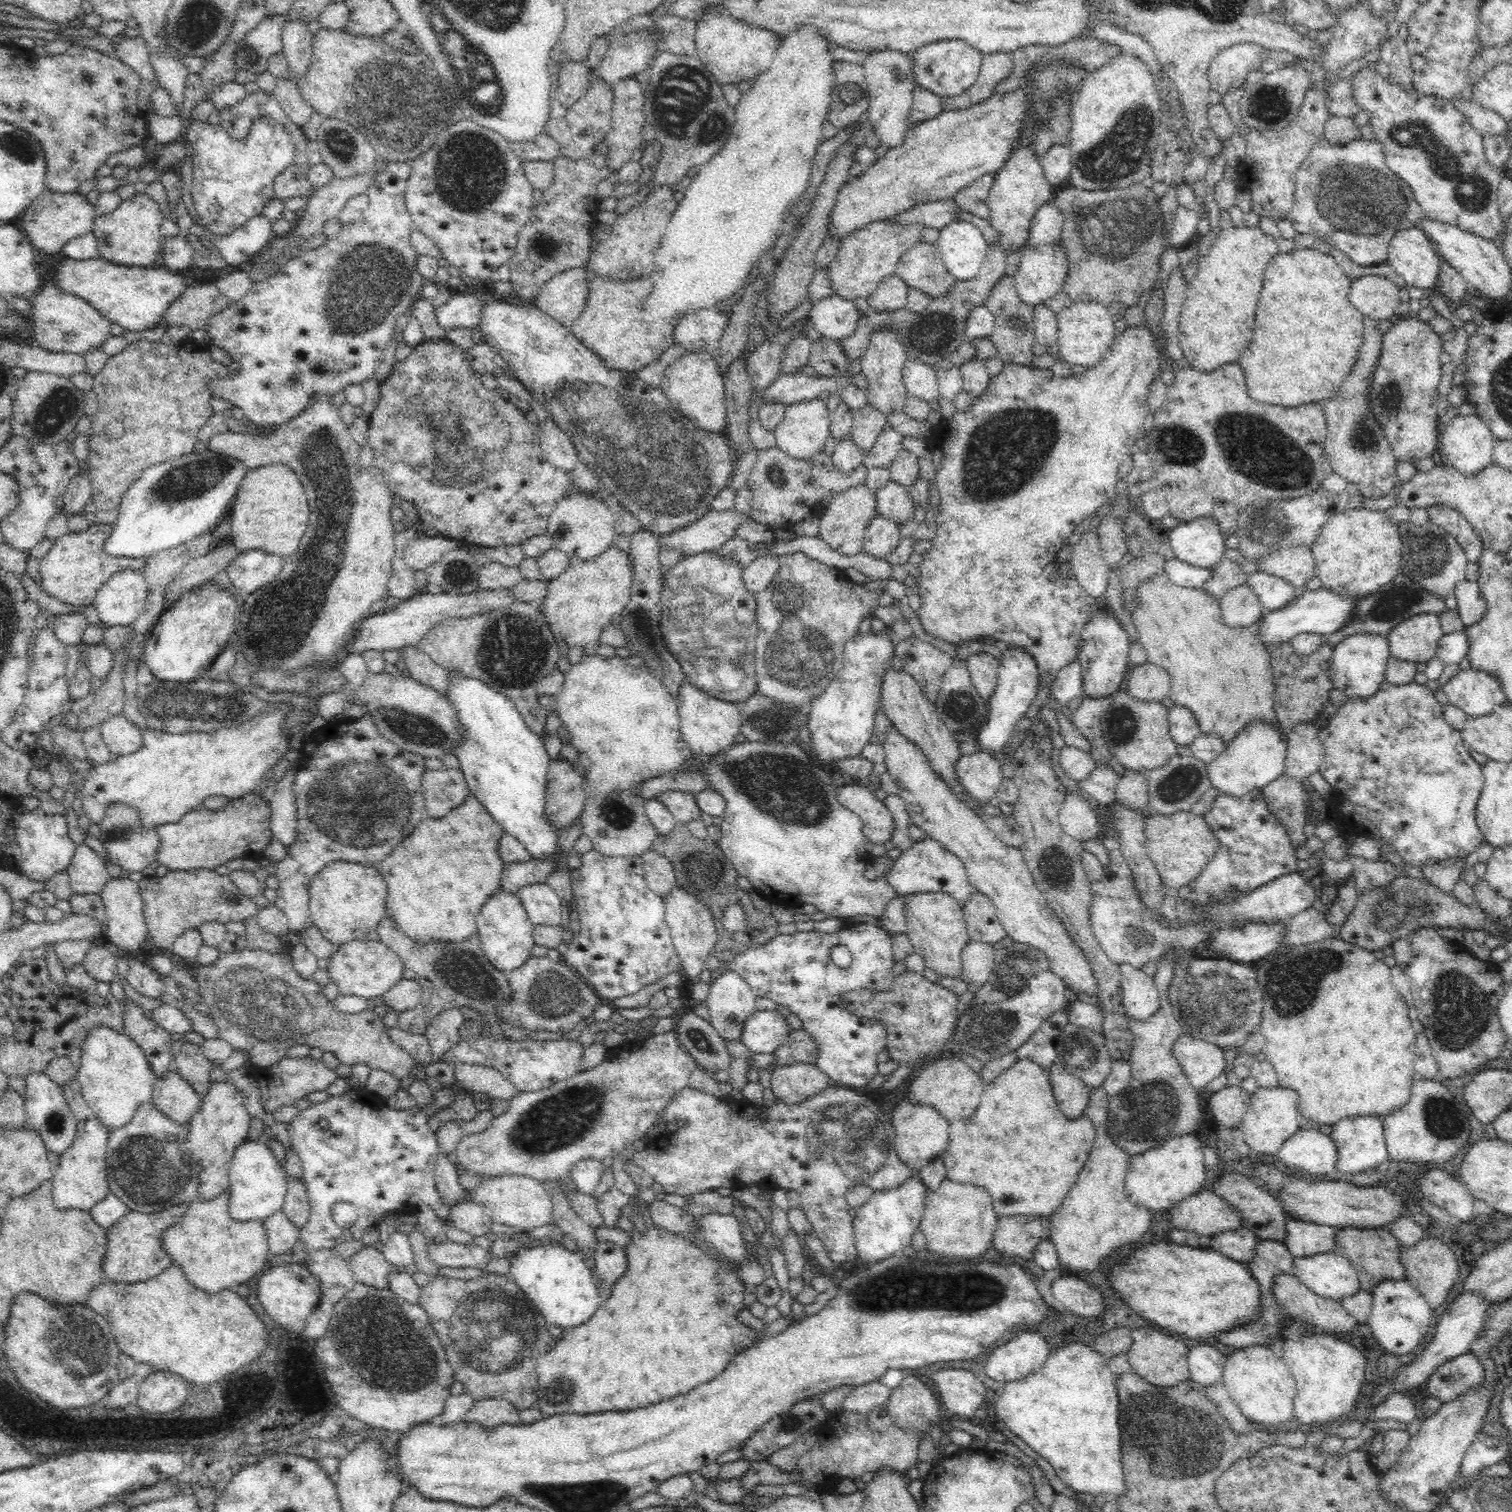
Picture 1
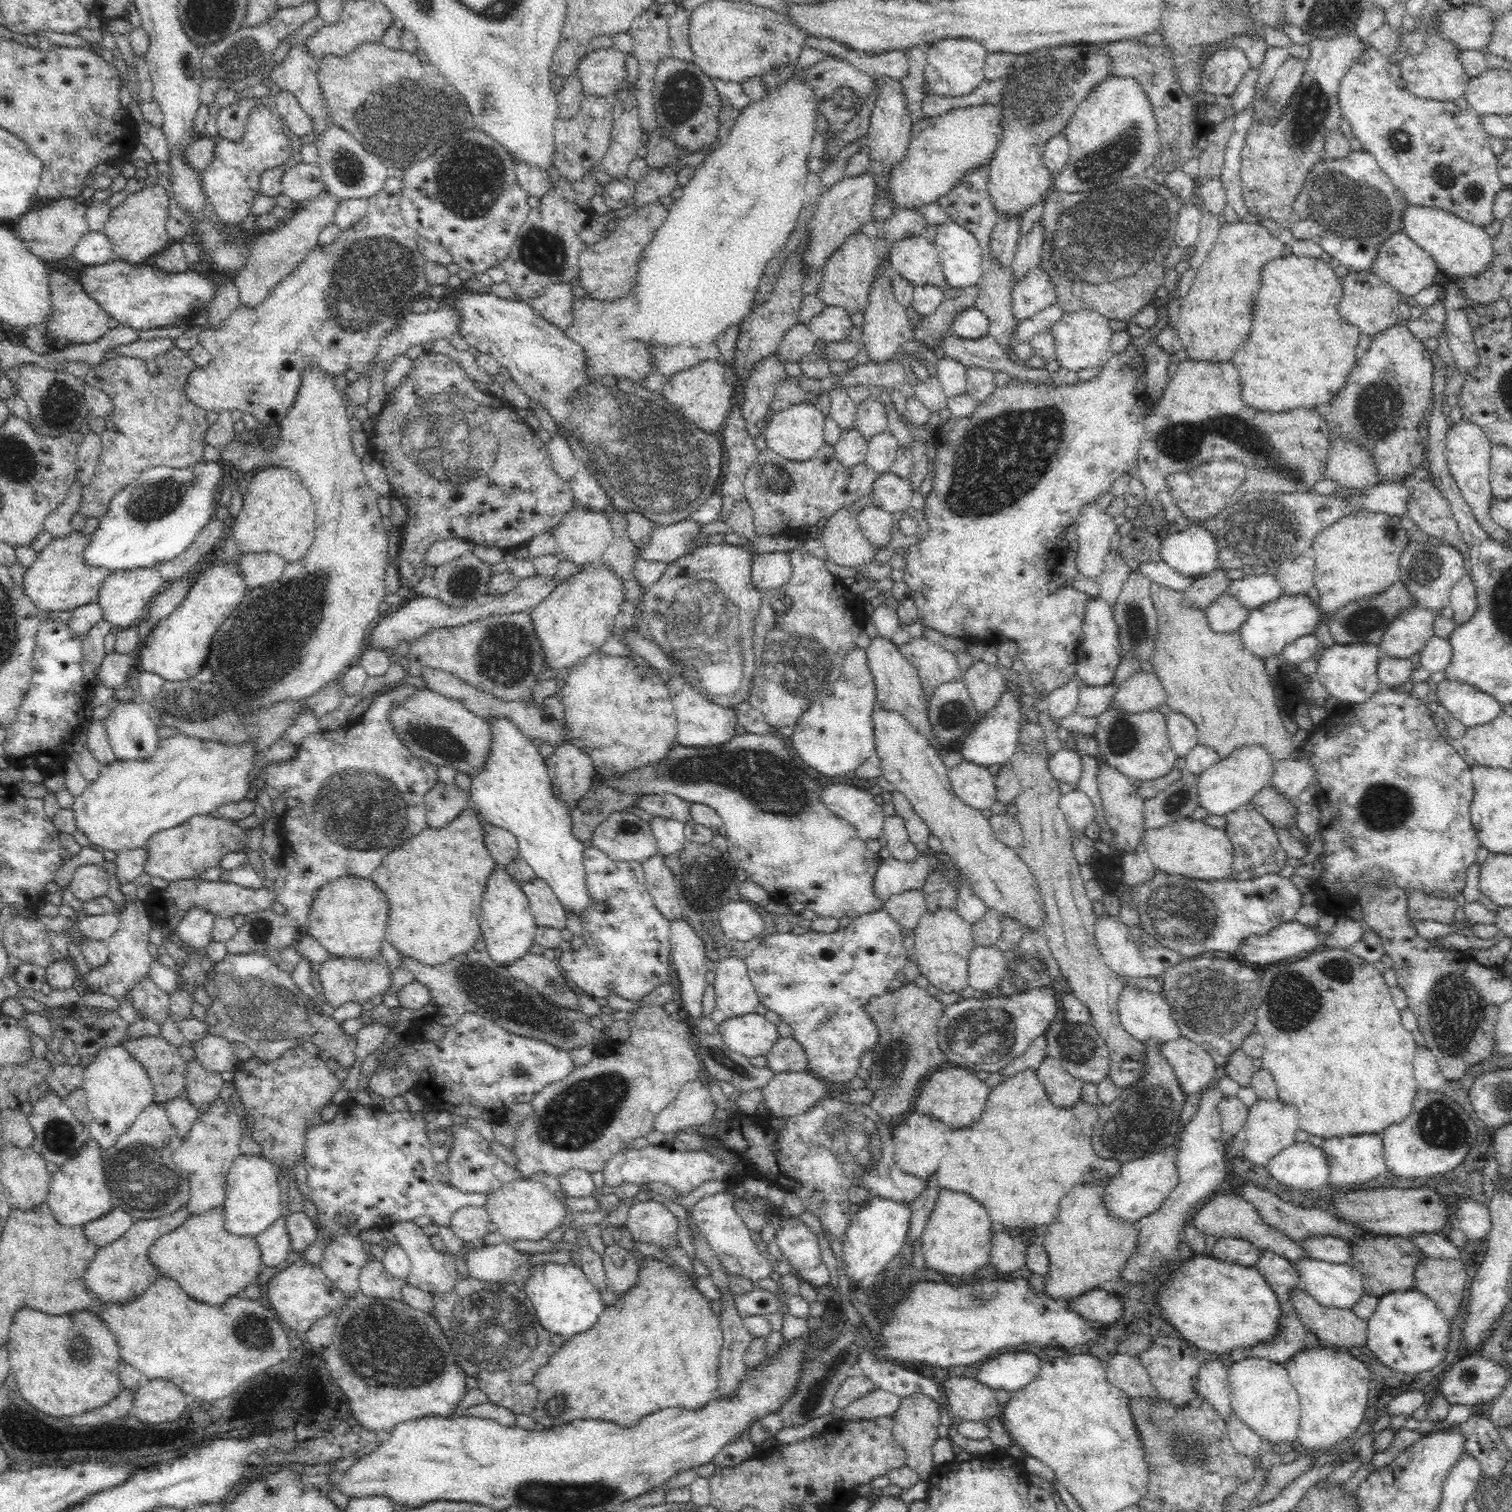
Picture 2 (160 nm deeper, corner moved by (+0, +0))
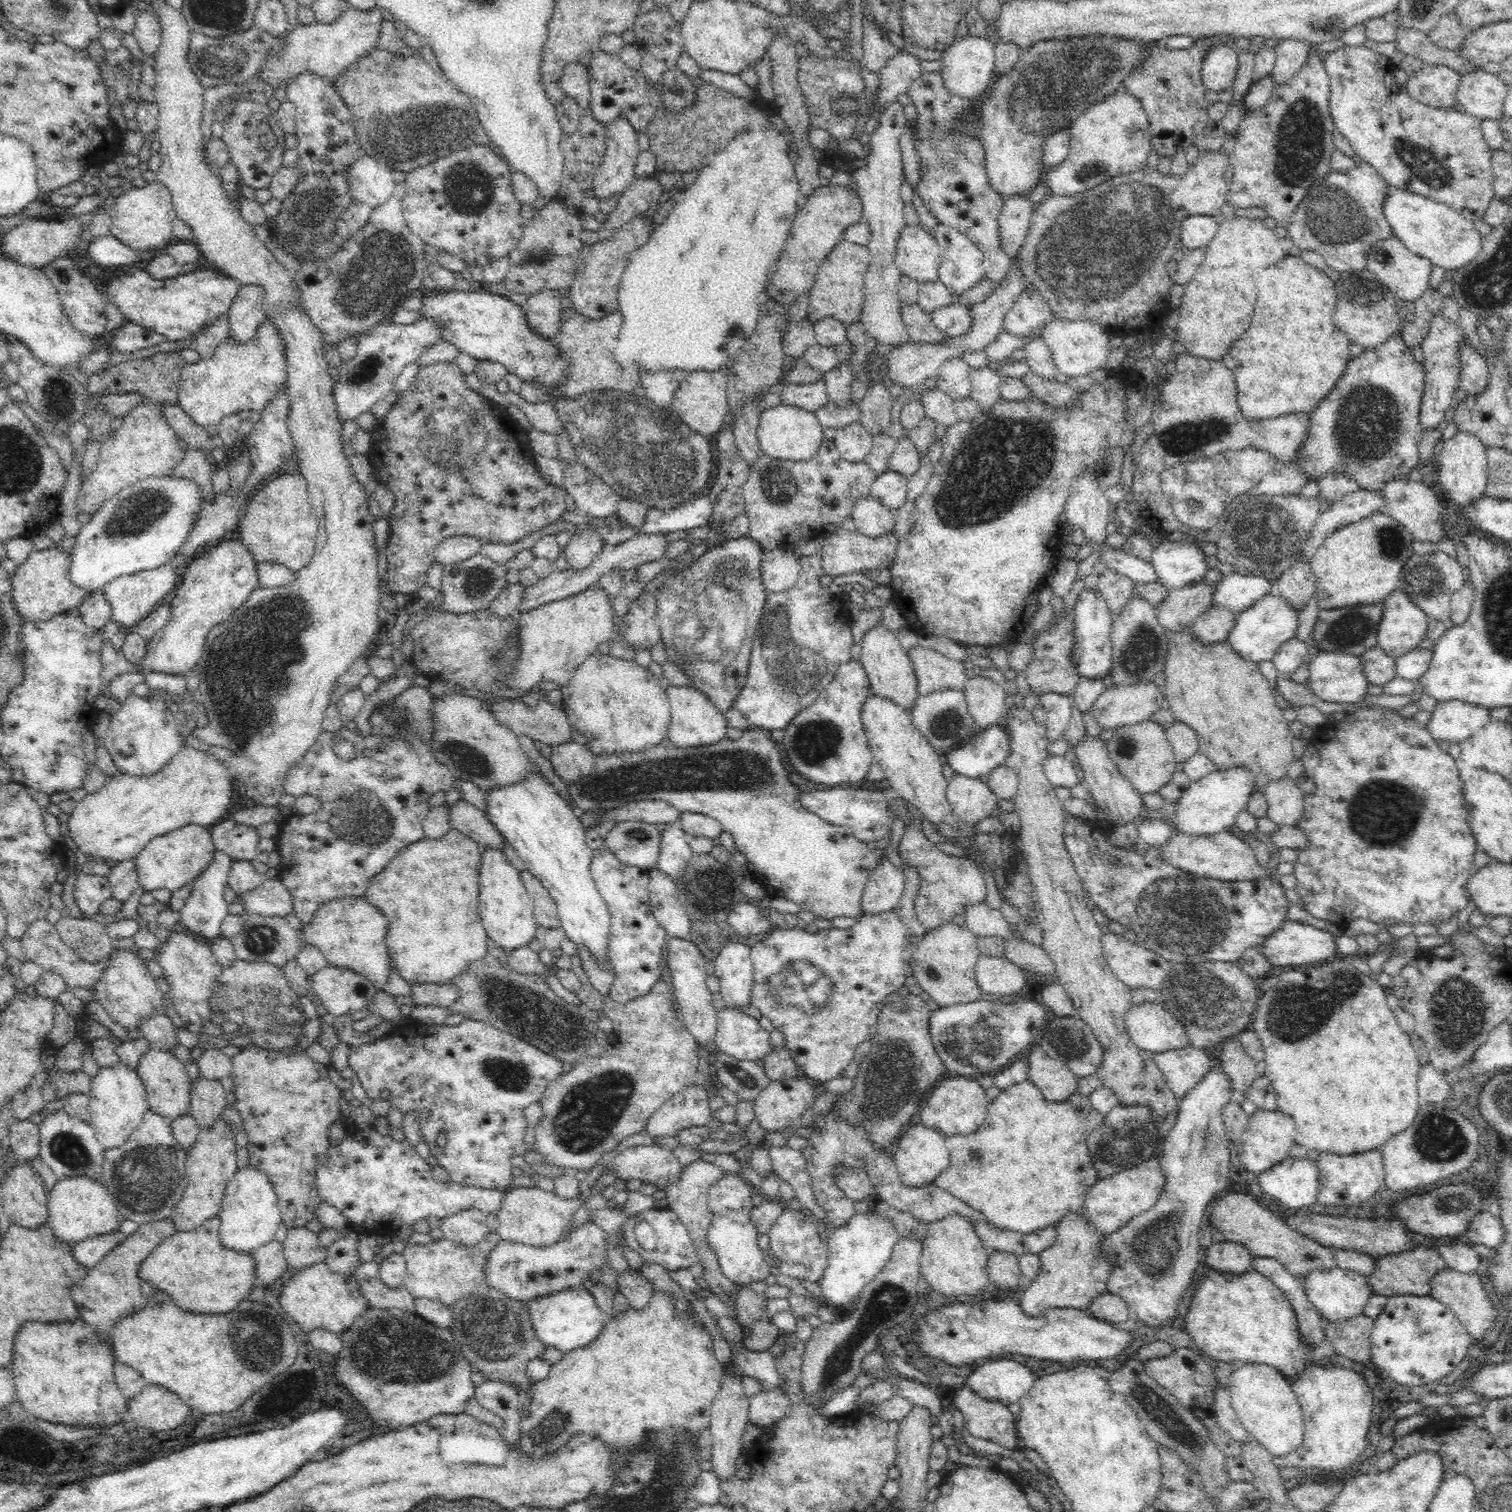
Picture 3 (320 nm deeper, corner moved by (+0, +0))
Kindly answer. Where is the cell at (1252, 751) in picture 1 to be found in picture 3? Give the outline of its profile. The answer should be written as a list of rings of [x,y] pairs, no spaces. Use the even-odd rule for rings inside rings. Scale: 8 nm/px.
[[[1232,766],[1228,770],[1216,770],[1200,780],[1191,781],[1177,800],[1174,816],[1169,821],[1174,832],[1190,836],[1210,836],[1230,828],[1236,822],[1236,814],[1246,808],[1250,795],[1255,791],[1252,776],[1247,768]]]

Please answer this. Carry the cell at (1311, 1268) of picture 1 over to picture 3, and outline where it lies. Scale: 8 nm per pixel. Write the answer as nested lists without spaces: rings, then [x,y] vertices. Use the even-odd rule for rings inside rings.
[[[1337,1266],[1330,1270],[1312,1270],[1303,1277],[1304,1290],[1308,1300],[1312,1302],[1323,1320],[1332,1324],[1340,1324],[1354,1316],[1363,1314],[1369,1298],[1374,1295],[1367,1278],[1353,1270],[1342,1270]]]

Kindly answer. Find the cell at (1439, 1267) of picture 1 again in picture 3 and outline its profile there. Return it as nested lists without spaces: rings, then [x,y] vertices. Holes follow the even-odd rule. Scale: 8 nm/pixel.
[[[1450,1267],[1444,1268],[1433,1276],[1430,1284],[1430,1296],[1454,1311],[1471,1339],[1482,1340],[1486,1336],[1486,1332],[1494,1326],[1494,1318],[1496,1318],[1494,1303],[1484,1289],[1484,1284],[1480,1281],[1478,1274],[1462,1274]]]

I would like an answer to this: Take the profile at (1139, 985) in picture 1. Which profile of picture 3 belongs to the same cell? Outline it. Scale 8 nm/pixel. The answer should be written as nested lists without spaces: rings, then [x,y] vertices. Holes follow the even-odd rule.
[[[1160,1000],[1155,1002],[1144,1002],[1144,1004],[1134,1004],[1126,1014],[1124,1014],[1124,1024],[1128,1029],[1128,1036],[1132,1043],[1141,1051],[1152,1054],[1173,1050],[1174,1048],[1190,1047],[1191,1043],[1186,1035],[1186,1029],[1182,1023],[1178,1022],[1162,1005]]]

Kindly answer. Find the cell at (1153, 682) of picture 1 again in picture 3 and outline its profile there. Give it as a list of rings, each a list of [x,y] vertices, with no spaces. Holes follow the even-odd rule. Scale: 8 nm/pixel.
[[[1152,682],[1113,684],[1097,698],[1091,712],[1102,729],[1120,728],[1149,720],[1154,712],[1167,705],[1162,687]]]

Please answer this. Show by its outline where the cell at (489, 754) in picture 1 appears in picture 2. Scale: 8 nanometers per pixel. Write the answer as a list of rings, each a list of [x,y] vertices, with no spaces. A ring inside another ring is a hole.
[[[493,717],[486,720],[492,729],[492,744],[484,766],[470,774],[471,787],[468,792],[470,799],[480,817],[498,828],[509,830],[517,838],[519,858],[528,863],[534,869],[536,876],[550,886],[555,897],[562,903],[564,912],[580,915],[580,912],[588,908],[590,895],[586,889],[586,873],[582,859],[585,847],[572,833],[570,805],[554,795],[552,781],[547,773],[546,759],[532,743],[532,739],[526,738],[516,724],[506,719]]]

